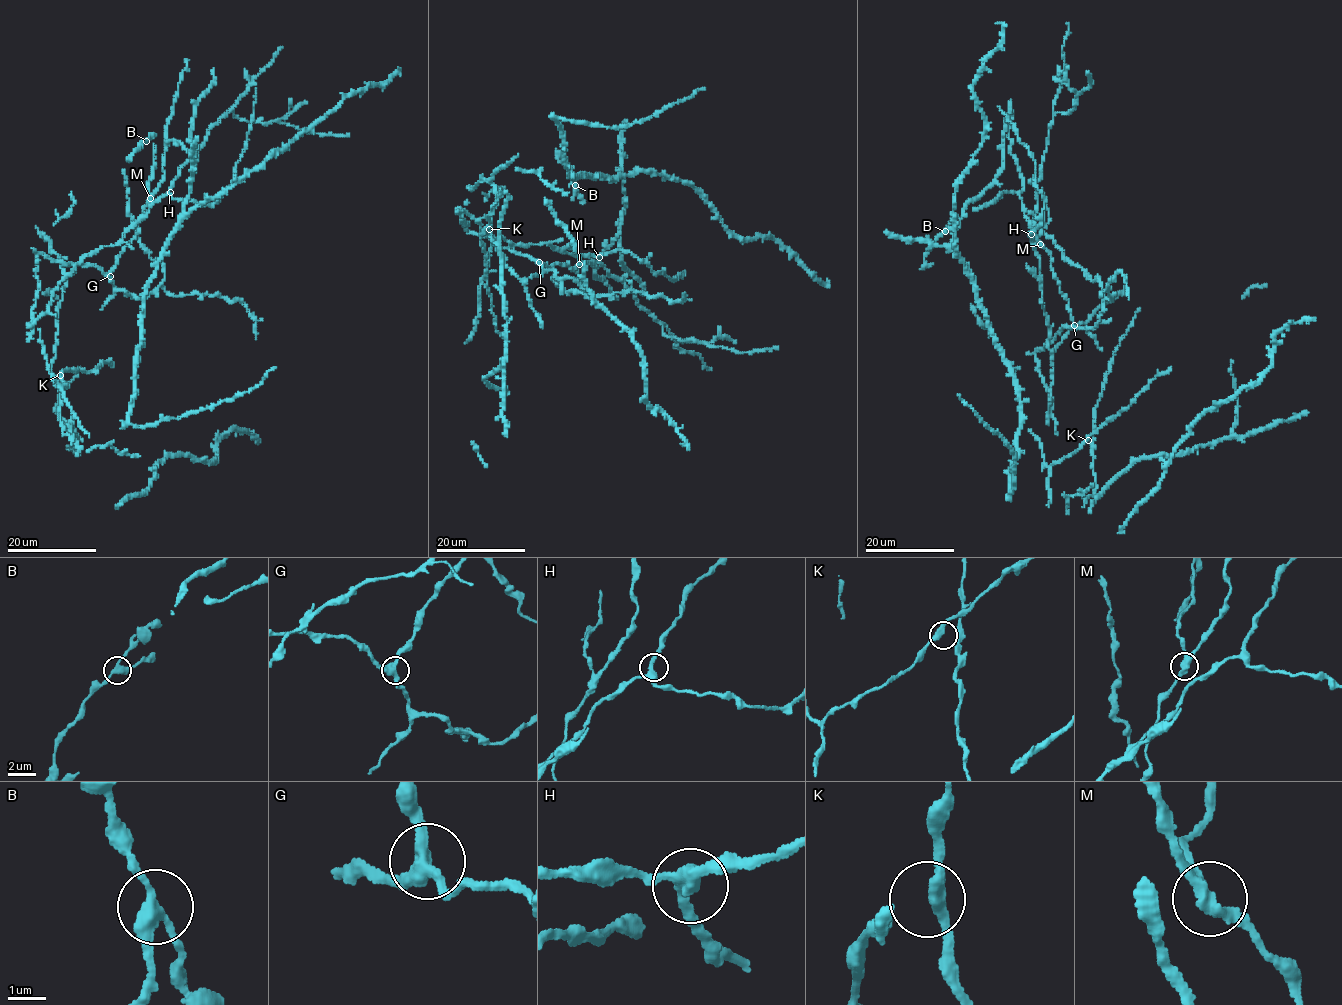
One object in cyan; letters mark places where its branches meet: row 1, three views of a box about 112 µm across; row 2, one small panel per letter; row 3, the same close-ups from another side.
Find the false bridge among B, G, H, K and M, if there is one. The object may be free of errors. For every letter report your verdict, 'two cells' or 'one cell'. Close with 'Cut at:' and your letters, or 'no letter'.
B: one cell
G: one cell
H: one cell
K: one cell
M: two cells
Cut at: M

